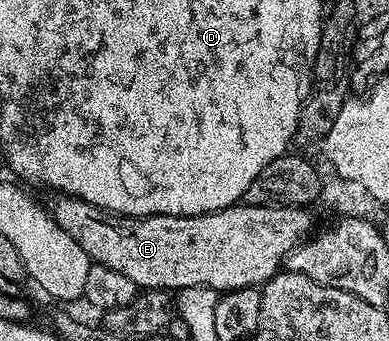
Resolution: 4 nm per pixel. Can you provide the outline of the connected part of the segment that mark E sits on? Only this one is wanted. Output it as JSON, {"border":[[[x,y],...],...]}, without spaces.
{"border":[[[62,195],[59,203],[52,207],[54,220],[88,253],[94,263],[102,263],[116,273],[124,273],[139,289],[160,291],[183,287],[210,287],[223,292],[245,287],[258,287],[278,274],[285,264],[286,254],[311,234],[310,211],[300,207],[251,207],[235,205],[207,215],[115,215],[83,199]]]}

